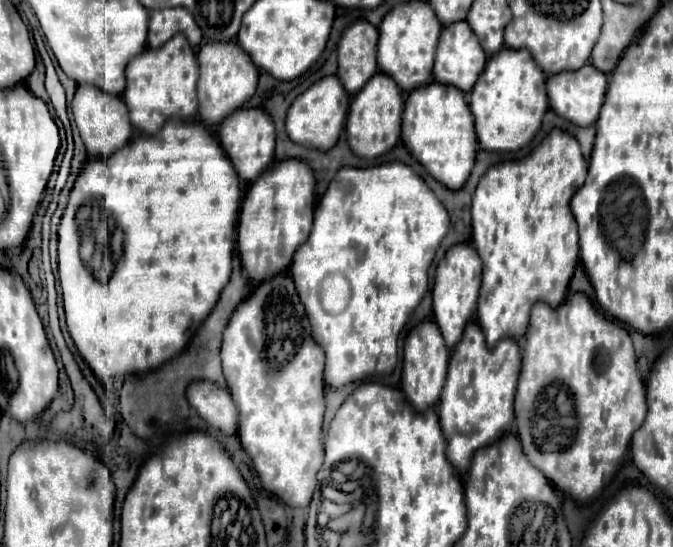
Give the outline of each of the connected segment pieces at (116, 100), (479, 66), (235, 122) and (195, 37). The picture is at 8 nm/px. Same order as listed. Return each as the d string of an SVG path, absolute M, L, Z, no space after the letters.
M78 86L74 100L72 100L72 114L74 122L78 126L80 138L86 146L86 152L90 158L108 158L116 150L120 150L132 136L132 124L128 122L128 108L124 106L120 96L104 94L96 86Z
M456 22L456 26L446 26L440 36L440 46L436 50L436 66L434 80L440 84L450 84L462 92L470 92L478 82L480 74L486 66L486 54L480 50L480 42L476 42L476 34L472 34L468 22Z
M250 108L250 110L240 110L240 114L232 114L224 126L218 130L218 140L222 148L226 150L228 158L232 160L236 174L246 182L254 182L274 160L274 144L276 144L276 132L274 132L274 122L272 118L260 110L260 108Z
M154 10L148 24L148 46L160 48L174 34L184 34L192 46L200 46L202 34L188 10Z

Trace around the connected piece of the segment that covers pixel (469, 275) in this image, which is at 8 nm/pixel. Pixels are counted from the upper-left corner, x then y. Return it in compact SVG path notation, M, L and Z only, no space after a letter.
M456 244L446 252L442 262L438 264L434 288L432 288L432 300L434 300L434 320L444 336L444 342L448 350L454 350L456 342L460 342L462 332L466 324L476 314L478 304L478 292L482 284L482 262L474 250L472 244Z

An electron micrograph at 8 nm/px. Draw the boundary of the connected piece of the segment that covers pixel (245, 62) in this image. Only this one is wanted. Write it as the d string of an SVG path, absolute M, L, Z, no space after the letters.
M208 42L198 50L200 78L198 78L198 112L204 126L218 126L234 110L242 108L256 92L258 70L236 42Z

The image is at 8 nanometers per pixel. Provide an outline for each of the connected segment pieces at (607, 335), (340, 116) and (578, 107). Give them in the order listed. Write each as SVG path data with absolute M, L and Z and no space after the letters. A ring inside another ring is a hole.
M572 294L556 310L552 310L544 302L536 302L524 340L522 372L514 406L520 444L524 448L524 454L536 468L544 472L550 484L568 494L574 502L586 504L600 496L602 488L612 480L622 462L622 456L630 446L636 426L644 422L644 384L636 370L632 340L628 338L628 332L624 328L612 324L600 312L596 312L584 294ZM552 386L560 386L560 392L568 394L568 402L572 402L572 418L576 420L572 420L572 438L568 438L568 446L560 446L560 450L540 450L540 446L536 446L536 438L532 438L532 402L536 402L536 398L540 398L544 390L552 390Z
M326 76L316 84L312 84L304 94L300 94L294 100L286 116L286 132L292 142L326 152L338 142L344 130L348 106L350 106L350 98L346 90L340 86L340 80L336 76Z
M592 64L584 66L584 70L576 70L572 74L556 74L556 78L548 78L548 100L550 108L564 120L576 126L592 126L598 120L600 106L606 94L606 74L600 74Z

